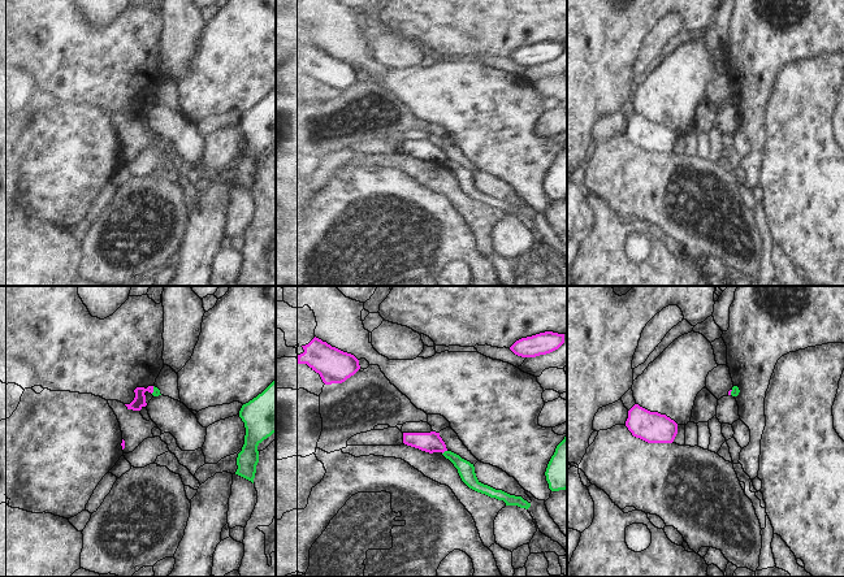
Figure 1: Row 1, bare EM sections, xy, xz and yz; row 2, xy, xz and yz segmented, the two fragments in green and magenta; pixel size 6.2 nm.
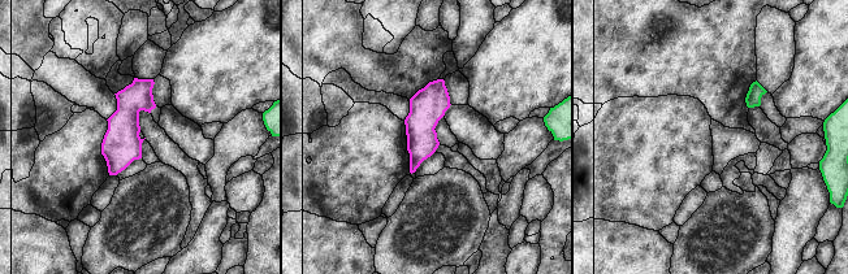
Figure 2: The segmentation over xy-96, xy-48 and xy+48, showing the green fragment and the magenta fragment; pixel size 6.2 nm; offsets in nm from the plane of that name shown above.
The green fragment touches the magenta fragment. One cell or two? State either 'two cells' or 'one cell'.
two cells

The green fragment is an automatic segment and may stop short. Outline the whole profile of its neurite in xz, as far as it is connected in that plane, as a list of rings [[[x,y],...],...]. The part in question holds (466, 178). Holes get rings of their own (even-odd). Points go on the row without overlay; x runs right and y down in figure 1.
[[[445,160],[442,162],[446,168],[449,168],[454,175],[458,178],[458,182],[462,187],[462,190],[472,199],[485,203],[490,207],[495,207],[498,209],[503,209],[506,214],[518,214],[520,217],[528,218],[531,216],[531,212],[524,209],[521,205],[510,204],[502,199],[495,199],[488,194],[481,192],[475,182],[475,175],[469,170],[462,168],[459,164]]]

